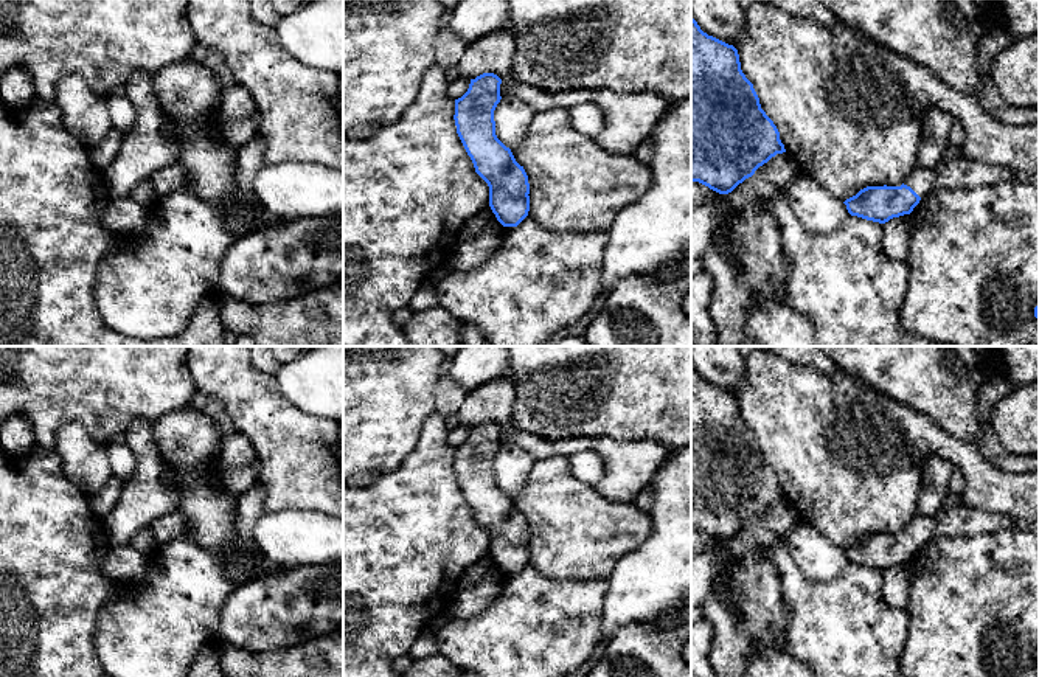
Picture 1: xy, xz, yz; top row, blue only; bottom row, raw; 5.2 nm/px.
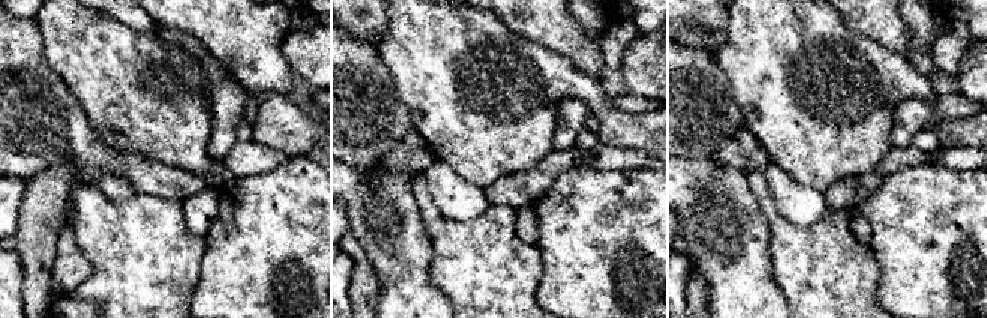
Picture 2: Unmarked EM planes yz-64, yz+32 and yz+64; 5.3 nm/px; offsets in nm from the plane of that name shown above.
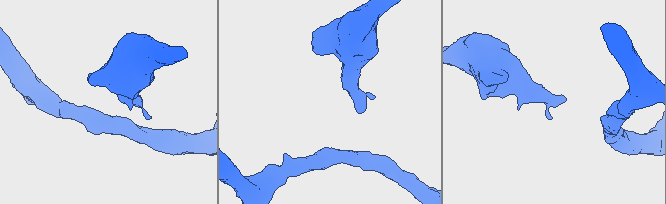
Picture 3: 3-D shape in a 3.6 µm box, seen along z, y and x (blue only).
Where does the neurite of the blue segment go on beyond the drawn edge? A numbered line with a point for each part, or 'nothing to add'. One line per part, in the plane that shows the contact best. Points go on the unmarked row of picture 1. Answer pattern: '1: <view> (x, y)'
1: yz (921, 528)

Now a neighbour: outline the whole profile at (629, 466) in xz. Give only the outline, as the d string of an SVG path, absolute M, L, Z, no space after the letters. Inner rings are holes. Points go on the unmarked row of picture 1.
M513 427L502 429L500 444L516 444L534 460L572 457L578 452L595 452L604 463L604 475L596 491L612 502L634 503L652 481L669 449L655 439L617 441L612 438L545 439Z

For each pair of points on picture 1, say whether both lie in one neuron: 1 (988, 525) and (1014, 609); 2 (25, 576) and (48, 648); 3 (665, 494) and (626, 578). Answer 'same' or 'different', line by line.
1: different
2: same
3: same

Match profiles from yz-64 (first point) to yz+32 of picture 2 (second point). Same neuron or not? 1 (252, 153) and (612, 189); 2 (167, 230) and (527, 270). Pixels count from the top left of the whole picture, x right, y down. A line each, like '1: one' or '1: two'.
1: two
2: one

